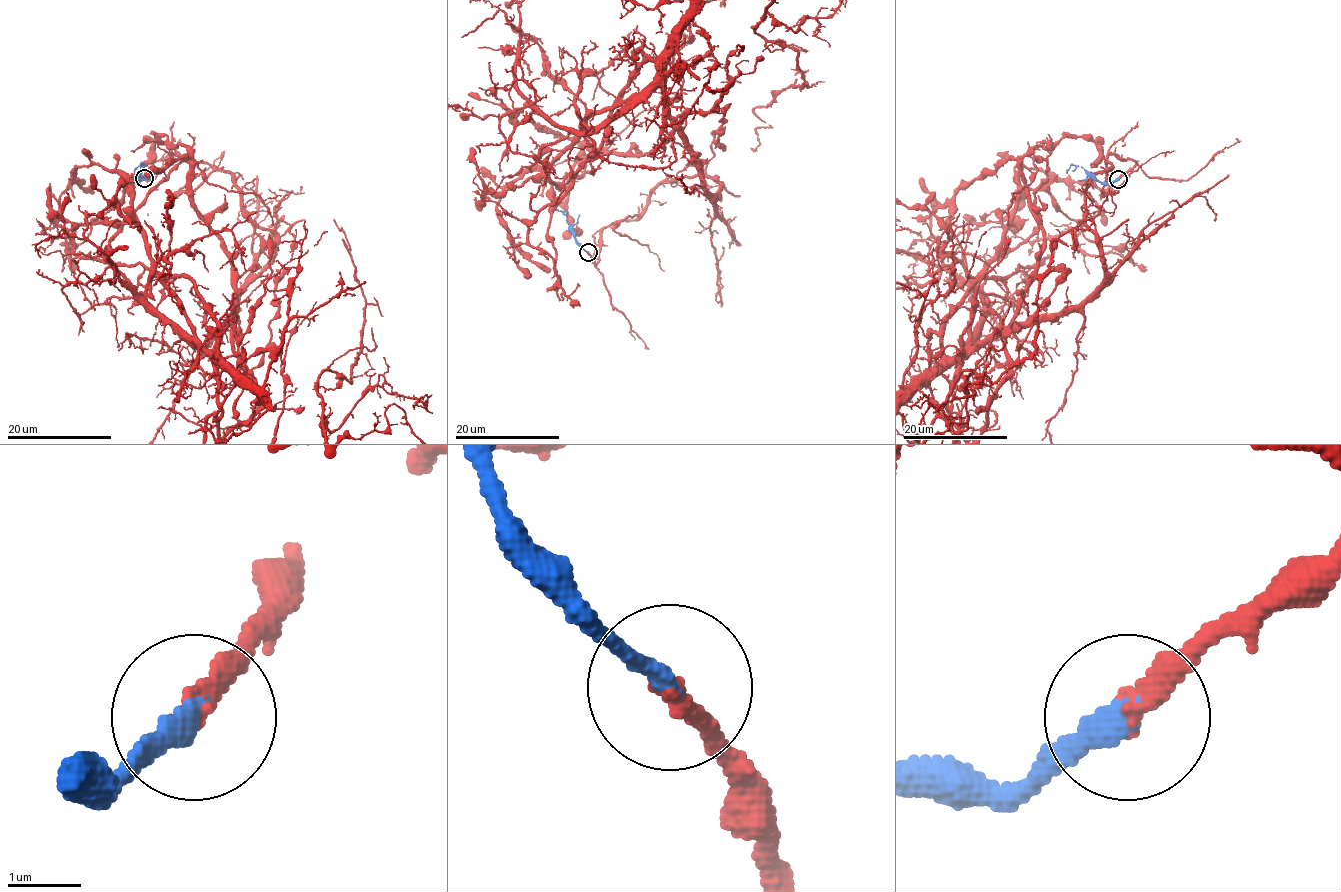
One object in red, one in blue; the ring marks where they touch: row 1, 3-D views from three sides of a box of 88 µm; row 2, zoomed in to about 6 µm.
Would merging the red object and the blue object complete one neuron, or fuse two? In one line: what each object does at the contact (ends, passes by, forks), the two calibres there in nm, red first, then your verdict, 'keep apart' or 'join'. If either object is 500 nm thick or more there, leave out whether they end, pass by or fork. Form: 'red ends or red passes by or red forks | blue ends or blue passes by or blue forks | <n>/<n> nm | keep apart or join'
red ends | blue ends | 240/280 nm | join

